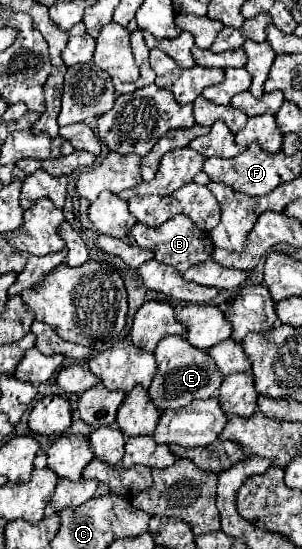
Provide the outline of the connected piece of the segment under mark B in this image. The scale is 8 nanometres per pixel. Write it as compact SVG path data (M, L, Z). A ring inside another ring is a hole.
M175 215L173 219L165 221L161 227L153 229L153 227L143 227L141 223L137 223L129 235L127 235L127 241L131 245L137 245L137 247L143 247L147 251L153 251L155 253L155 259L159 263L165 263L165 265L171 265L175 267L179 273L185 273L193 263L203 263L207 259L211 259L211 253L213 253L213 243L209 239L209 233L201 231L199 227L195 227L193 221L189 221L185 215Z

